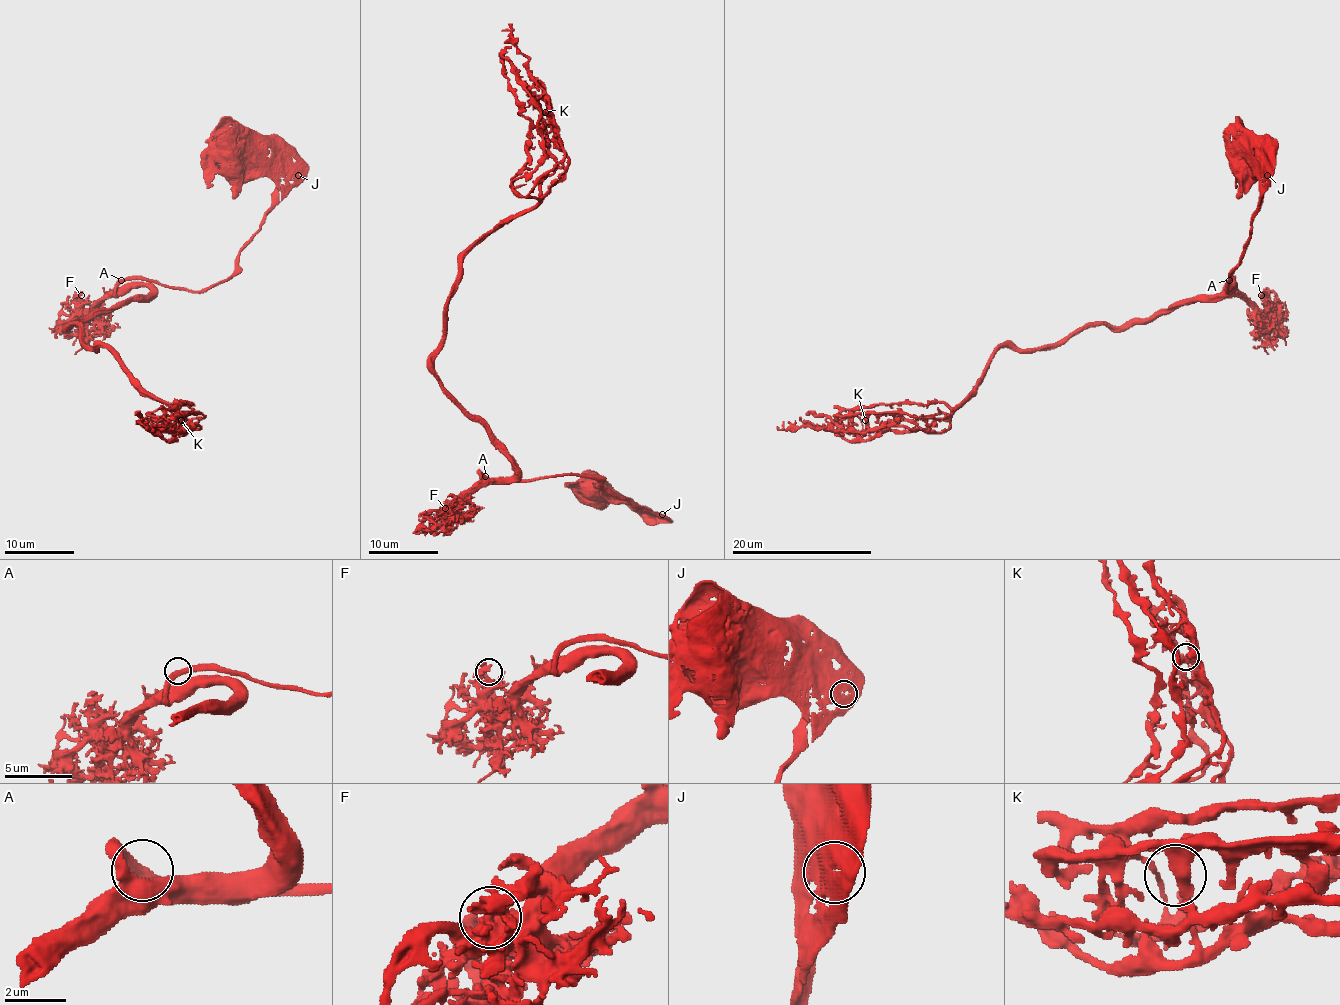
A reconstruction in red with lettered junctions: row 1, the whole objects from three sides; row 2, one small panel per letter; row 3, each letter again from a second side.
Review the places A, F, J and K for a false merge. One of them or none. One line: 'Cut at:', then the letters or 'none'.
Cut at: none

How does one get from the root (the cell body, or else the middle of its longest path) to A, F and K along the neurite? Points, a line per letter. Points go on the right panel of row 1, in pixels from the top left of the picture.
A: (1254, 146), (1261, 204), (1228, 290), (1233, 285), (1229, 280)
F: (1254, 146), (1261, 204), (1228, 290), (1235, 285), (1259, 311), (1264, 308), (1261, 295)
K: (1254, 146), (1263, 194), (1233, 287), (1126, 327), (1079, 327), (1035, 350), (1001, 346), (942, 418), (865, 420)

